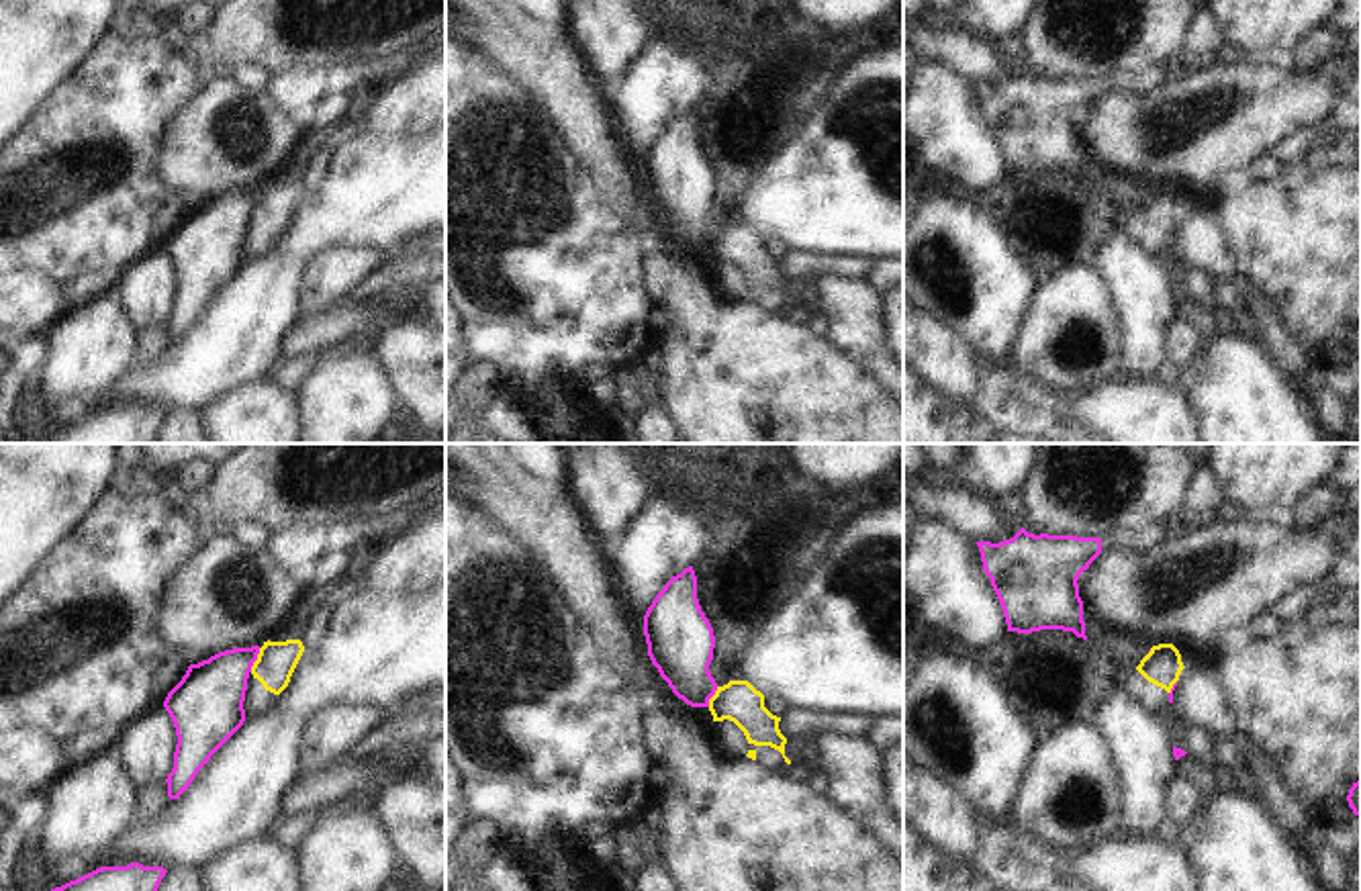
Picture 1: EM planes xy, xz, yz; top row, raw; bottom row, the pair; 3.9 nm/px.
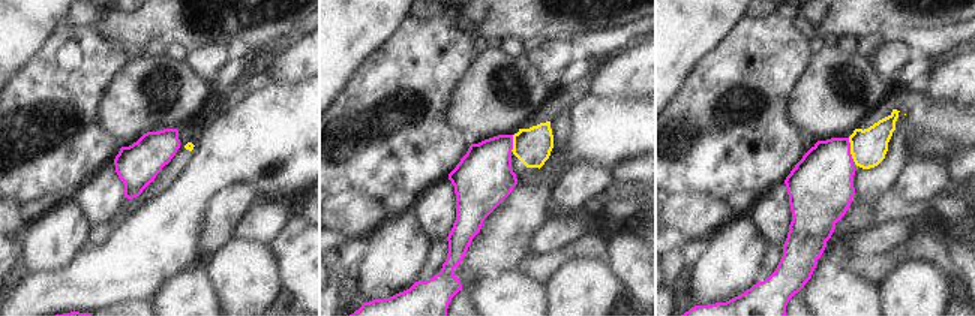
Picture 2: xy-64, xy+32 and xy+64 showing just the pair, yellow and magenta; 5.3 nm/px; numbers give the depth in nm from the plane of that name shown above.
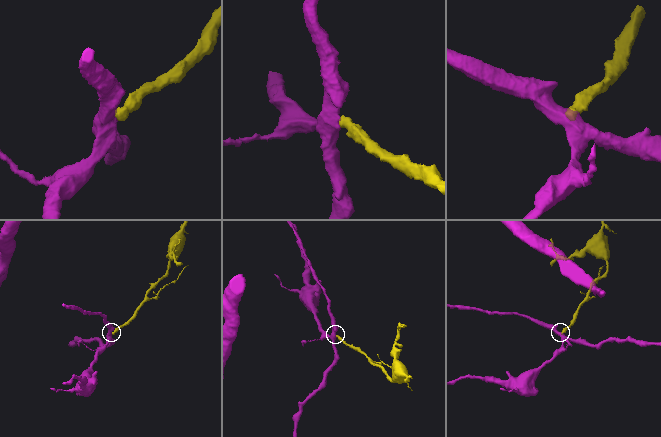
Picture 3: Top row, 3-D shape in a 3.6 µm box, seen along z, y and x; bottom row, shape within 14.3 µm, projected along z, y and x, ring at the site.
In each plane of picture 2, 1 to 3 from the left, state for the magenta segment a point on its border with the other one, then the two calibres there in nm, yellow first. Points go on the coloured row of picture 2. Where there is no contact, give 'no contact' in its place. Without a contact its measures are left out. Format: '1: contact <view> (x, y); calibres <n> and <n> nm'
1: no contact
2: contact xy+32 (513, 144); calibres 200 and 320 nm
3: contact xy+64 (851, 150); calibres 190 and 360 nm

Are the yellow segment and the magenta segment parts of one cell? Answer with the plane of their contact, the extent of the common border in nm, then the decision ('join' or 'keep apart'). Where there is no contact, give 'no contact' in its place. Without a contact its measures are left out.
contact in xy; length 100 nm; keep apart

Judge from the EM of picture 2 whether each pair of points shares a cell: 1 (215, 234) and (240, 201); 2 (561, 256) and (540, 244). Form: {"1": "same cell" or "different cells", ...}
{"1": "same cell", "2": "different cells"}

